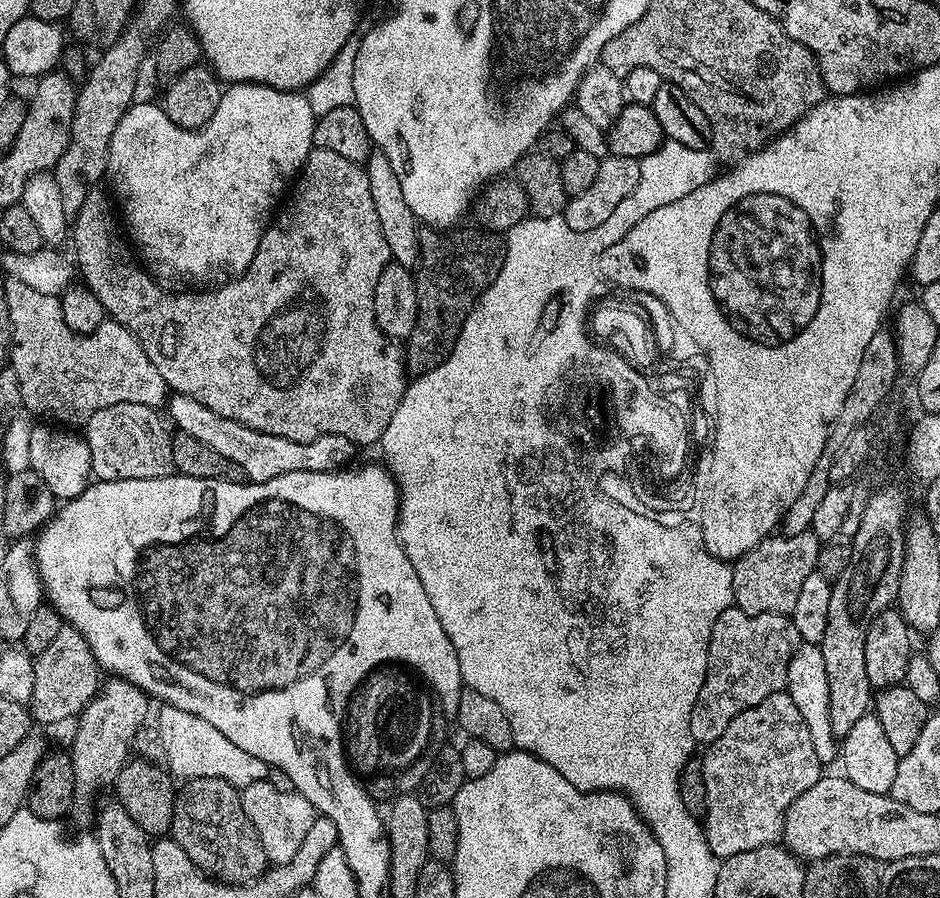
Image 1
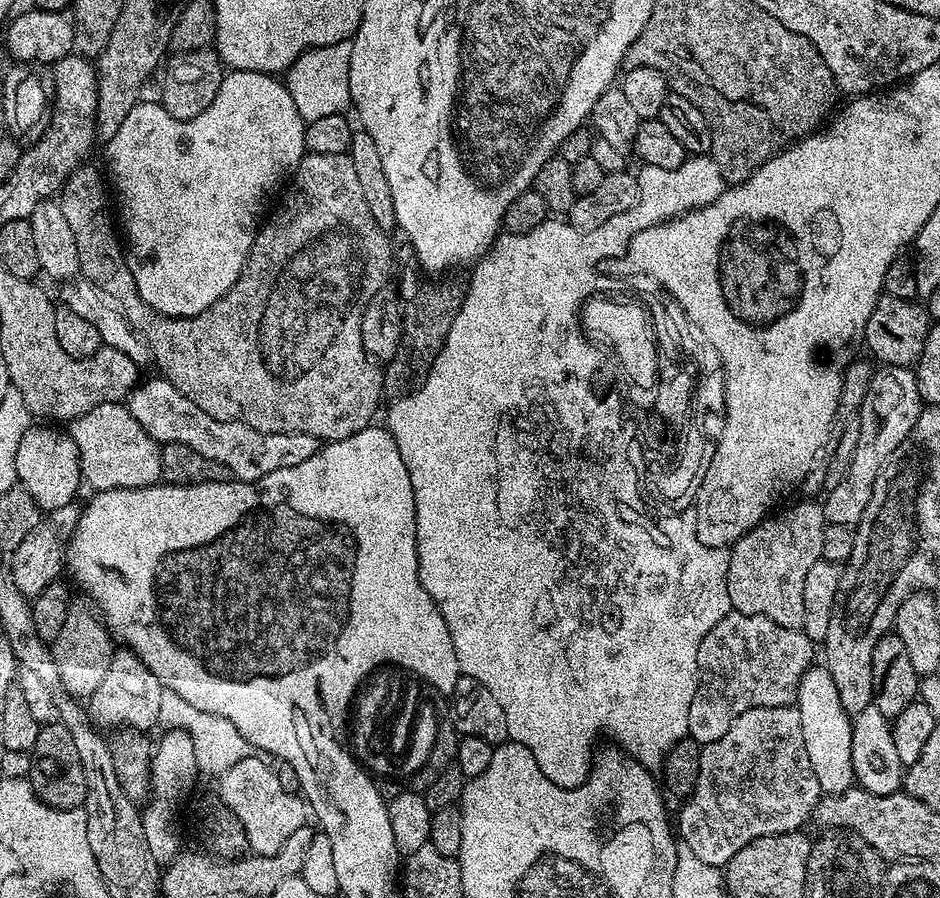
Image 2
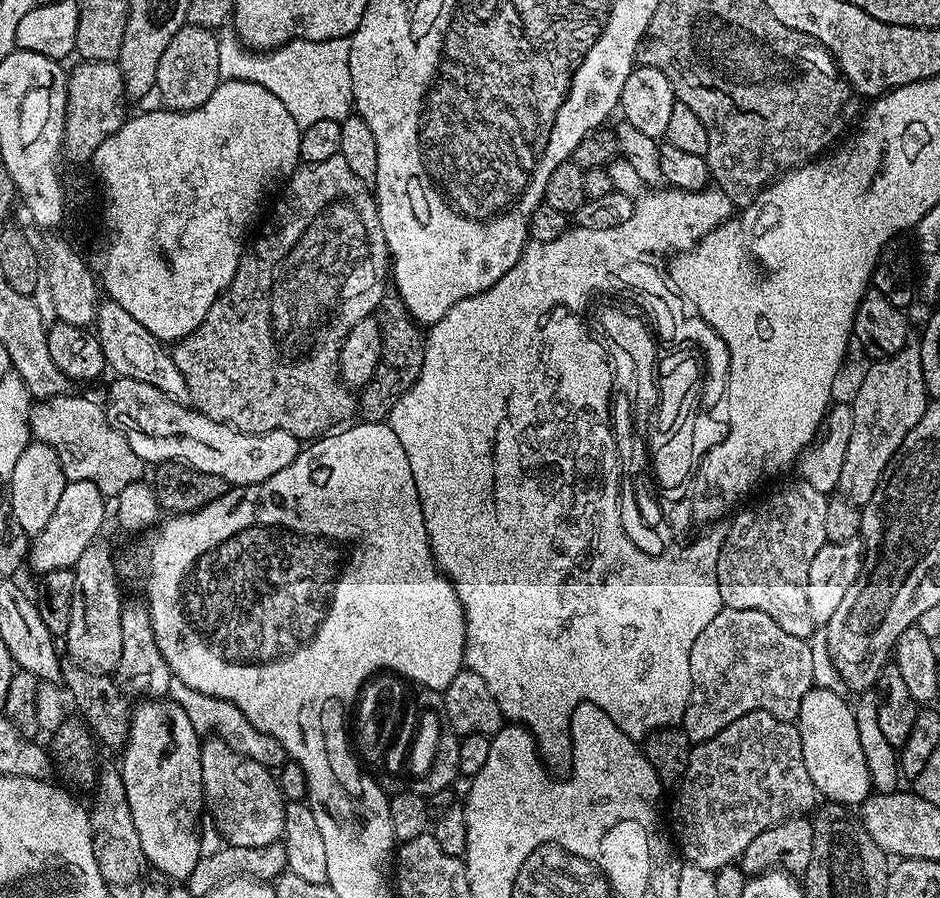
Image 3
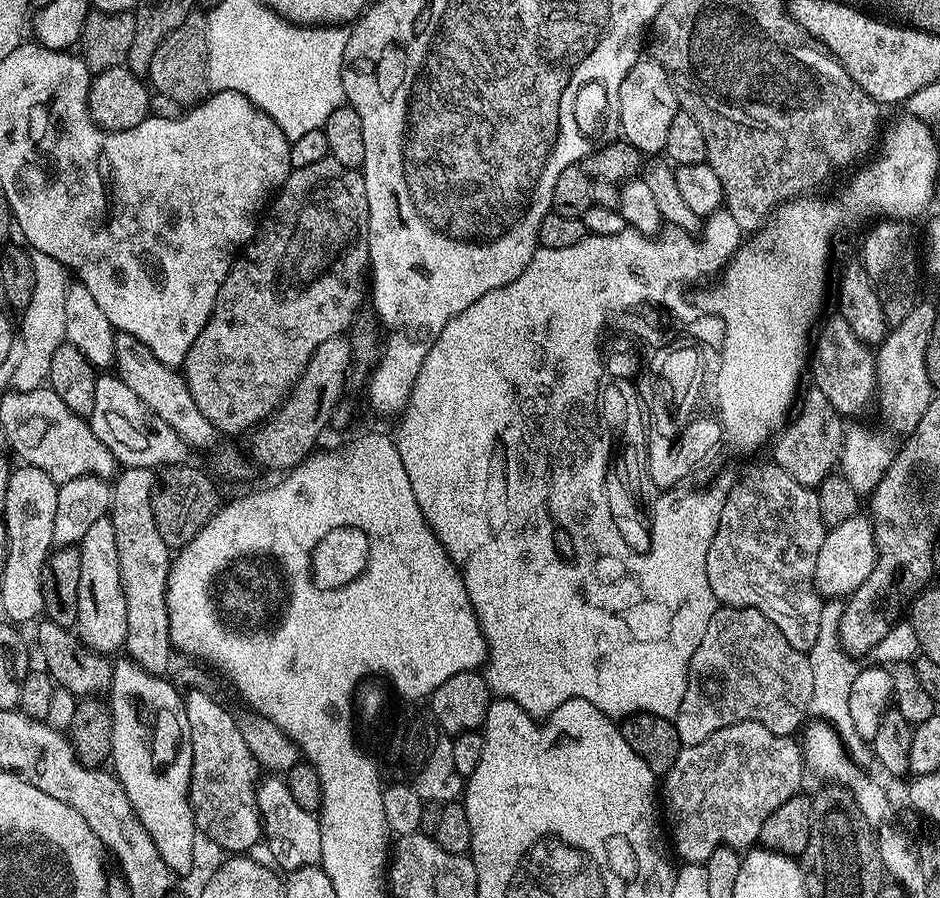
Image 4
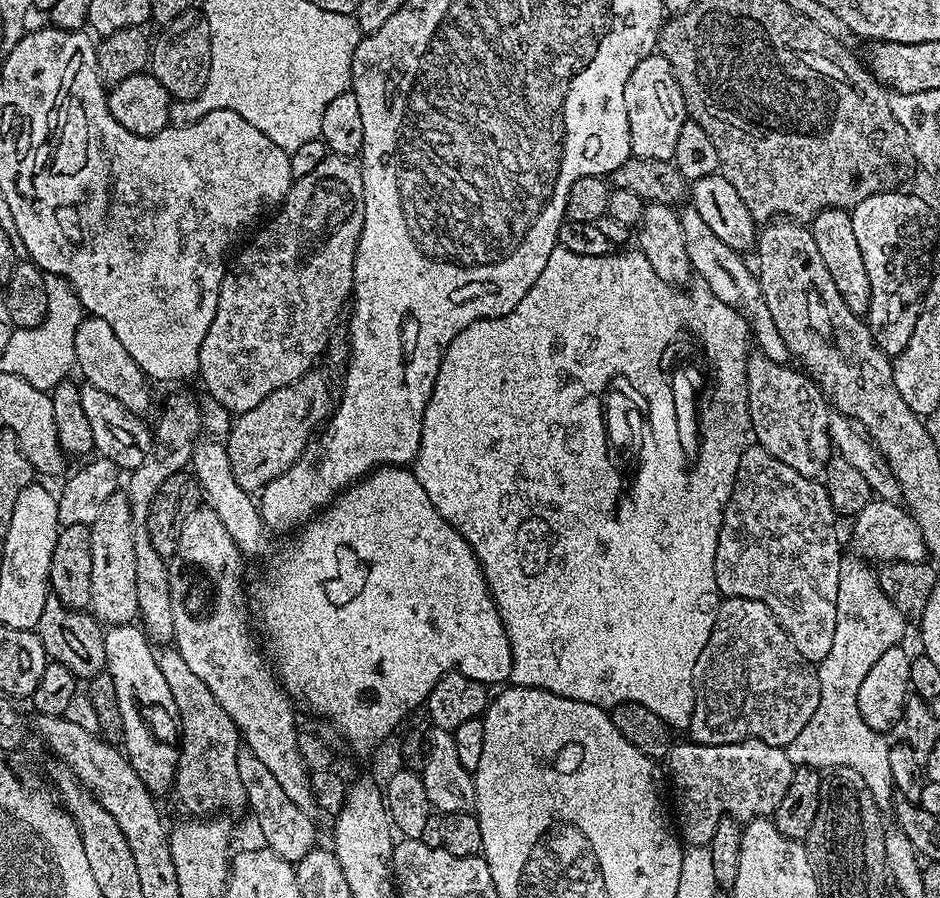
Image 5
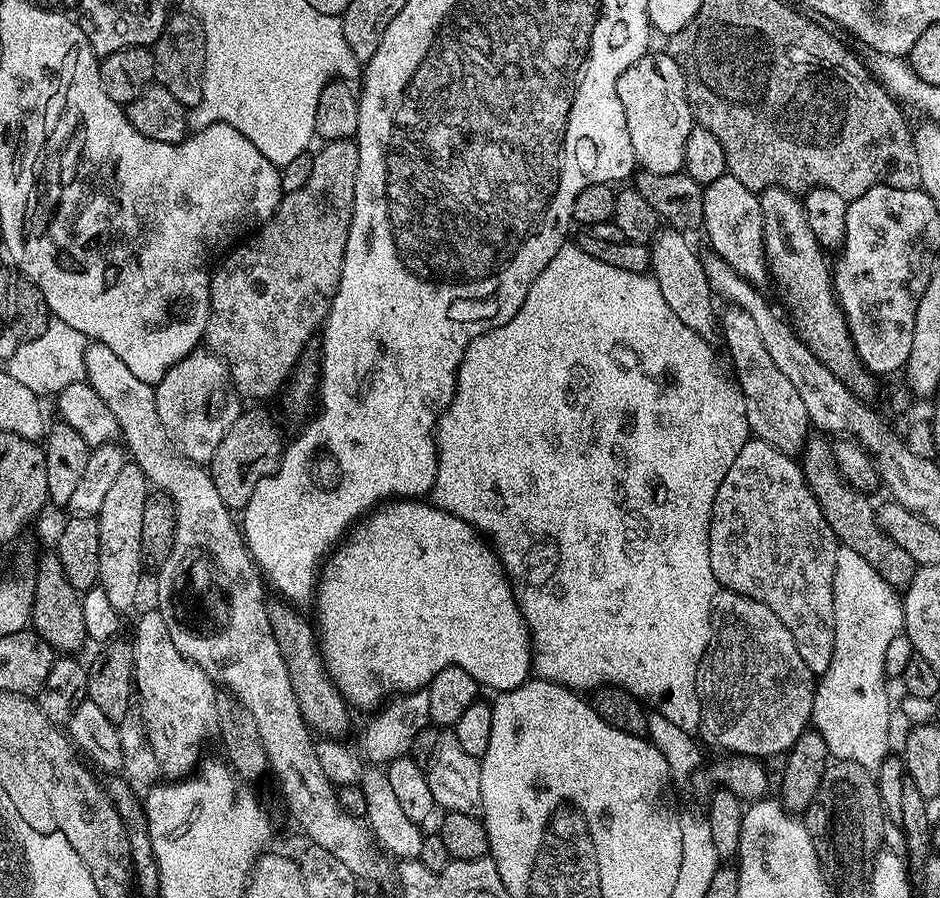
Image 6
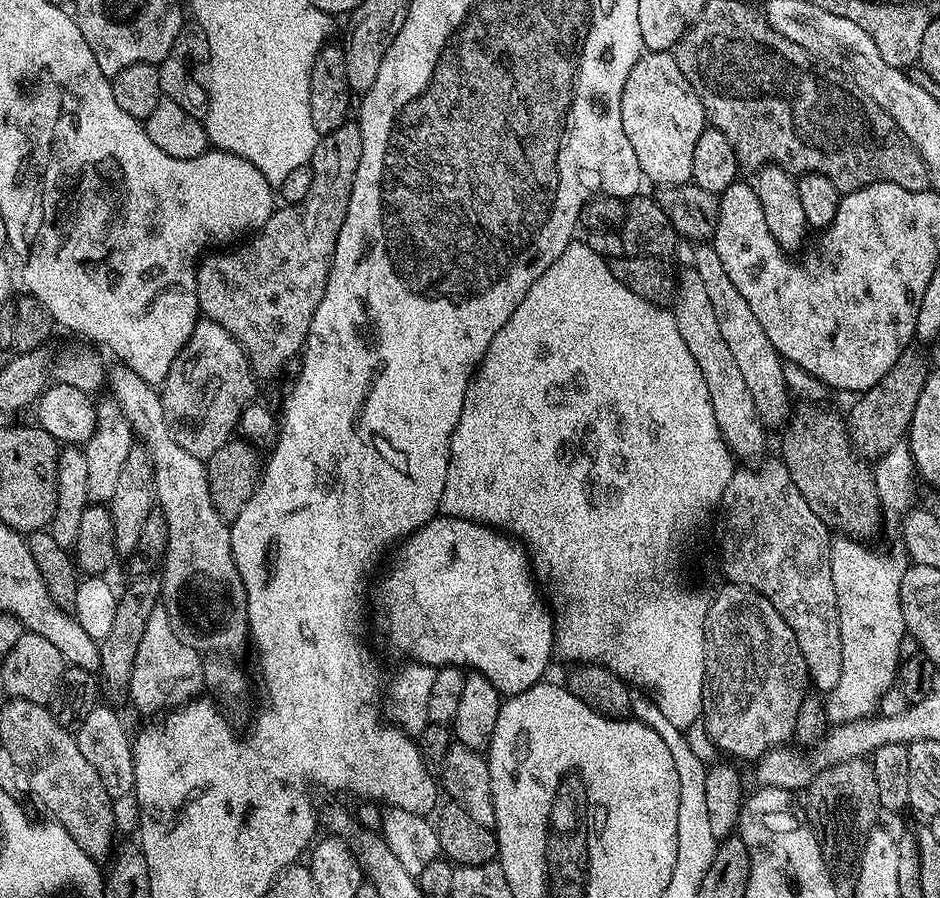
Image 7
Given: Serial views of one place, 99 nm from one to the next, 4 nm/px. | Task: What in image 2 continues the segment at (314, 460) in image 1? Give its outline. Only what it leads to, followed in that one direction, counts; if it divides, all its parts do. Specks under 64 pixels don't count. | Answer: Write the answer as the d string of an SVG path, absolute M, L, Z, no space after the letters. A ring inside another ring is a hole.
M145 379L143 382L137 383L132 390L132 395L126 401L126 407L138 422L138 426L142 426L142 430L146 430L146 434L153 436L161 445L181 444L190 446L190 450L198 450L198 454L202 454L202 458L210 458L229 468L237 480L245 482L260 480L264 476L274 474L274 470L282 470L286 466L298 466L298 462L306 462L306 458L314 458L314 454L322 447L322 442L310 434L266 434L254 430L242 422L215 420L210 414L198 410L198 406L194 406L194 402L190 402L190 398L186 398L186 394L174 390L174 386L169 380L155 379L148 381Z

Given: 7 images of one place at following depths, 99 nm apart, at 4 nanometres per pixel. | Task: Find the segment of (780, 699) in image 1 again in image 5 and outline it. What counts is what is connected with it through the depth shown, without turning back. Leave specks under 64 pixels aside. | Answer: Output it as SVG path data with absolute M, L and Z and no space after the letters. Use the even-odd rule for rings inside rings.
M744 739L724 744L677 743L671 747L668 763L674 784L674 818L681 841L689 847L711 845L718 822L725 818L747 822L771 817L777 810L793 780L795 765L790 762L785 749L770 746L762 739Z

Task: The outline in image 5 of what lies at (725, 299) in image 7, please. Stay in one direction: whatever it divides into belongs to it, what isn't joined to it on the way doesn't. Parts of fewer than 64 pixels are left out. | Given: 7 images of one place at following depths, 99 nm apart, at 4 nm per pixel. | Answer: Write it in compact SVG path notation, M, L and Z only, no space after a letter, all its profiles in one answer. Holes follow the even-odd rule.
M759 350L749 355L746 378L750 418L754 422L757 445L798 473L816 478L823 473L828 459L834 454L828 433L830 402L811 376L793 368L766 358Z

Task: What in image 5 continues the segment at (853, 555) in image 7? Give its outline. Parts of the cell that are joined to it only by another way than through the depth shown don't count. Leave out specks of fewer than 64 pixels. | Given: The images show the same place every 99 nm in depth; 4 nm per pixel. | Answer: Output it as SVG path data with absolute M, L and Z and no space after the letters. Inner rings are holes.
M844 558L838 574L837 622L834 623L834 642L830 654L817 665L819 682L818 710L814 718L802 726L802 734L785 748L795 767L817 770L848 768L861 775L869 799L881 808L893 803L895 787L890 771L891 745L871 723L863 720L858 710L858 688L874 662L890 647L904 639L905 613L896 607L895 600L886 595L879 575L872 572L860 558Z

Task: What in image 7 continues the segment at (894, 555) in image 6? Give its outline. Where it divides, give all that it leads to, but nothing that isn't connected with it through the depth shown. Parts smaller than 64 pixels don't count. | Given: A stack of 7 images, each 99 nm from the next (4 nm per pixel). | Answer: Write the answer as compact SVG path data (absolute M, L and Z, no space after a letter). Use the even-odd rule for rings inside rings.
M820 402L795 405L783 425L779 459L807 505L833 533L861 542L882 524L882 509L871 467L856 455L848 437L848 424Z

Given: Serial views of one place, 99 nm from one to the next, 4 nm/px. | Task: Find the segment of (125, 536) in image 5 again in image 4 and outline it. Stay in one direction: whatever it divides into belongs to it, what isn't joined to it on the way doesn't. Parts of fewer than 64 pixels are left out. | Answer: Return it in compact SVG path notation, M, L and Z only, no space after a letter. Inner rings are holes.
M107 515L98 518L90 530L86 530L78 545L82 558L82 586L79 587L78 618L76 628L84 643L95 652L113 654L128 643L126 594L120 581L120 555L118 538L111 519Z

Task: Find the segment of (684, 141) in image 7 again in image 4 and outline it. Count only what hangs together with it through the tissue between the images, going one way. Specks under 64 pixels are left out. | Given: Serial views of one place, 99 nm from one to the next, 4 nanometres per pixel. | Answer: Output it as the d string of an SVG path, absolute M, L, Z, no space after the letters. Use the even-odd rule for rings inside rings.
M655 58L637 60L636 65L626 74L620 91L620 131L623 139L627 143L633 144L639 152L645 154L663 153L668 147L670 126L674 126L674 118L679 111L681 111L680 101L676 99L676 88L672 85L671 78L668 77L668 71Z

